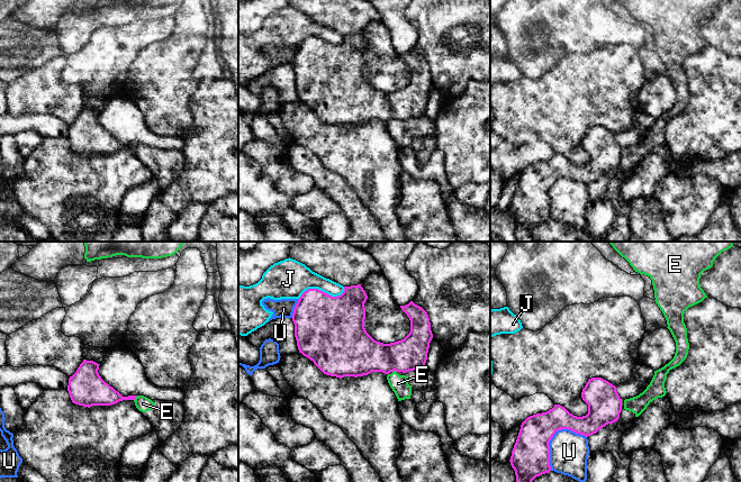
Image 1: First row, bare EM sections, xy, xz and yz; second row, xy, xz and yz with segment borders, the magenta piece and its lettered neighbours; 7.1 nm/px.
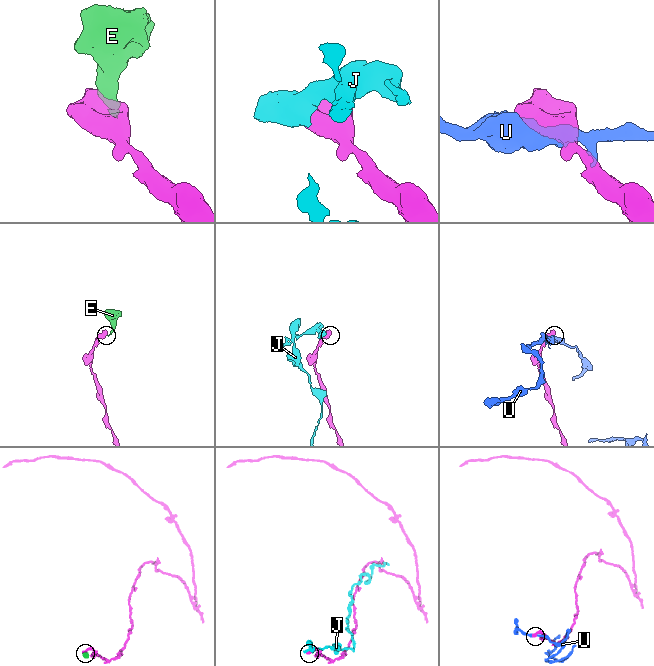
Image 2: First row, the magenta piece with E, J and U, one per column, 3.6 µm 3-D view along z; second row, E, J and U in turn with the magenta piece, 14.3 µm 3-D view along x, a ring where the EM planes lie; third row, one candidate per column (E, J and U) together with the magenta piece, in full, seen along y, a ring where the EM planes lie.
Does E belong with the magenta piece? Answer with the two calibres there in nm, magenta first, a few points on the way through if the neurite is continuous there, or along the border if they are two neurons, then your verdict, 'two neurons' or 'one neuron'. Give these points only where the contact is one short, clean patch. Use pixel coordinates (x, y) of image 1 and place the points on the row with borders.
180/110 nm | along xy (138, 396), (134, 400) | two neurons

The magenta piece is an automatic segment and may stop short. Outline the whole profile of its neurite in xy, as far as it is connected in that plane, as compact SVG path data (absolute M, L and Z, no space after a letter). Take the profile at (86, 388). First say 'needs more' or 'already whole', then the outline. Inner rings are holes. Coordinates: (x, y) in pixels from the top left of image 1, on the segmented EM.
already whole | M83 360L76 372L70 376L67 391L73 403L92 406L111 406L123 400L135 400L138 395L123 397L106 383L98 373L98 363Z

